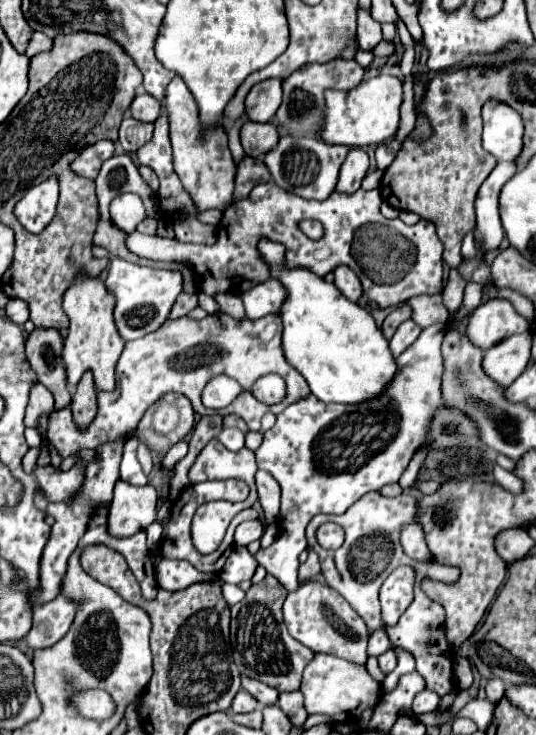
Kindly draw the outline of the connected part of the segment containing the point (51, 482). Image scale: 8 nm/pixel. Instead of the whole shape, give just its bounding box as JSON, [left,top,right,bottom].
[35,457,85,503]

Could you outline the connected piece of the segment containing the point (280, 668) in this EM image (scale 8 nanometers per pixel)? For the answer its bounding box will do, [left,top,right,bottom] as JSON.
[231,575,315,693]

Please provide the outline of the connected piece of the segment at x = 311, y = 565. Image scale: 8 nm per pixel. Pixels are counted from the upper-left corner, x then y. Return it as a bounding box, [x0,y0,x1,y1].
[299,549,321,581]

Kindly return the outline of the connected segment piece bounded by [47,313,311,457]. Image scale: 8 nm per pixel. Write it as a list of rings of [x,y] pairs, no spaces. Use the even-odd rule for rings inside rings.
[[[213,313],[201,321],[189,317],[165,321],[161,329],[141,339],[125,343],[125,349],[115,367],[117,389],[113,393],[103,393],[103,391],[97,393],[99,411],[93,423],[89,425],[89,429],[79,431],[75,427],[69,407],[61,411],[53,411],[47,431],[49,441],[57,447],[61,457],[69,457],[77,453],[81,447],[97,449],[99,445],[107,441],[115,441],[117,437],[135,429],[141,417],[145,415],[145,411],[169,391],[185,395],[191,401],[195,413],[199,415],[235,413],[247,423],[249,431],[261,431],[261,417],[267,411],[277,415],[291,403],[297,403],[299,399],[305,399],[311,393],[303,375],[285,361],[285,353],[281,349],[281,333],[283,333],[283,323],[279,315],[267,315],[257,321],[245,317],[239,321],[227,313]],[[219,373],[237,379],[243,387],[243,393],[237,395],[237,399],[225,409],[207,409],[201,403],[201,391],[209,383],[209,379],[213,379]],[[267,373],[277,373],[287,381],[287,397],[277,405],[259,403],[251,395],[251,385]]]

